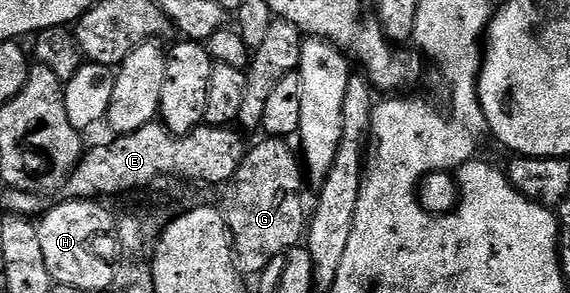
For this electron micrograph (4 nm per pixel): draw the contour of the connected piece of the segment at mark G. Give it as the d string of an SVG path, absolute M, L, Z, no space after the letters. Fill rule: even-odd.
M265 137L262 143L248 148L235 177L225 191L223 214L229 233L233 236L233 250L242 276L260 276L275 257L298 246L307 234L307 207L301 200L303 163L298 152L288 147L281 137Z

